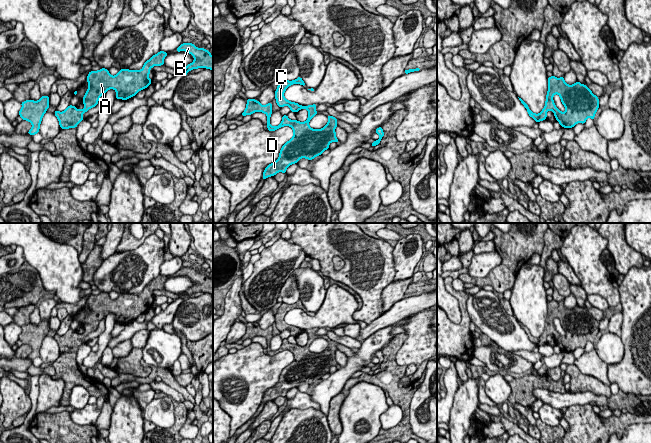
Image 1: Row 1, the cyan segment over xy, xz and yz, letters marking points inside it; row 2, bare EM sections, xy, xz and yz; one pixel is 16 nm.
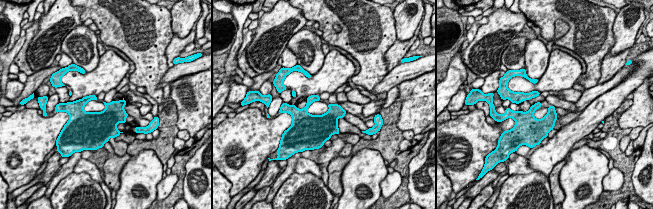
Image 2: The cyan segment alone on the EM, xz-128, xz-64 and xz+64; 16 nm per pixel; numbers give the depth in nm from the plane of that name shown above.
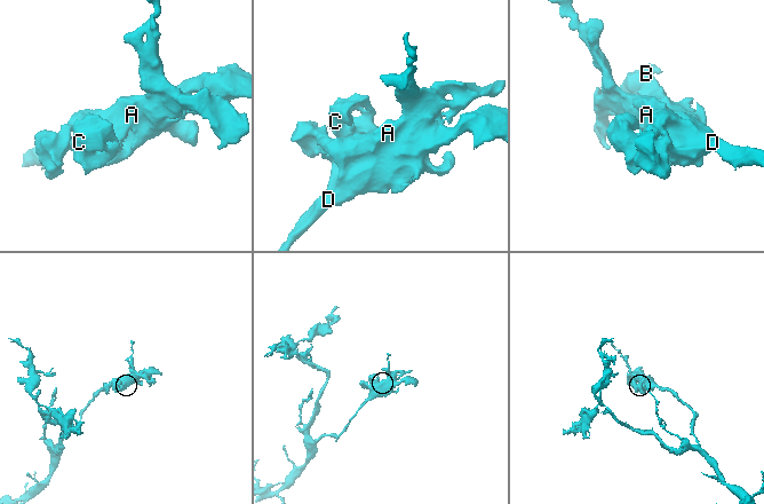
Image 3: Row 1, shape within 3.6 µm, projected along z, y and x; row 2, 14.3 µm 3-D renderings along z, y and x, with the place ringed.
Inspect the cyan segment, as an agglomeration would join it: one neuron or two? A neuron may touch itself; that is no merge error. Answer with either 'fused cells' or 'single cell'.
single cell

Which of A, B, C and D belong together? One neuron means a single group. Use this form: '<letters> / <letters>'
A B C D

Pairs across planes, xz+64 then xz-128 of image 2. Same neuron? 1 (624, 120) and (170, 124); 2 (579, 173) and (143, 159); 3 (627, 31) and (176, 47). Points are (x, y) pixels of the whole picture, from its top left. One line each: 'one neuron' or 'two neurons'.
1: two neurons
2: one neuron
3: two neurons

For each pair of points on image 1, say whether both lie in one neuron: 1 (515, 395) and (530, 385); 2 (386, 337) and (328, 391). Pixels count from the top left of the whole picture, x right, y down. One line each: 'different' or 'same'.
1: same
2: same

